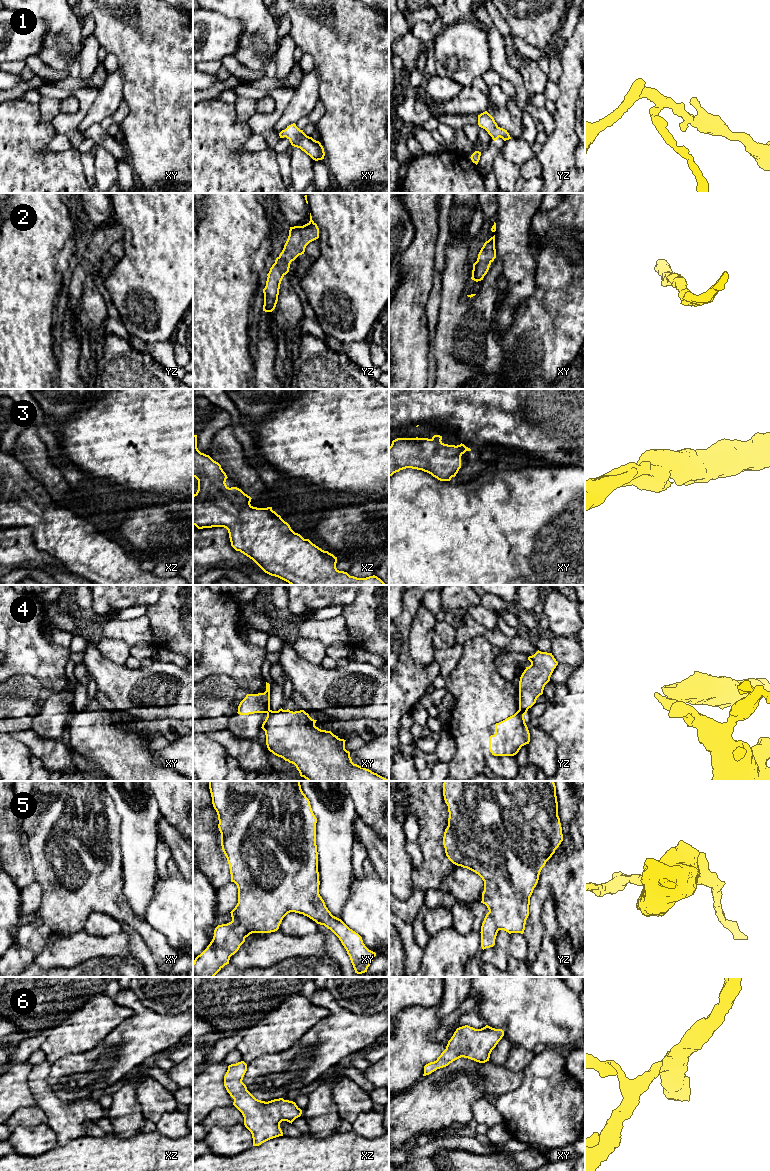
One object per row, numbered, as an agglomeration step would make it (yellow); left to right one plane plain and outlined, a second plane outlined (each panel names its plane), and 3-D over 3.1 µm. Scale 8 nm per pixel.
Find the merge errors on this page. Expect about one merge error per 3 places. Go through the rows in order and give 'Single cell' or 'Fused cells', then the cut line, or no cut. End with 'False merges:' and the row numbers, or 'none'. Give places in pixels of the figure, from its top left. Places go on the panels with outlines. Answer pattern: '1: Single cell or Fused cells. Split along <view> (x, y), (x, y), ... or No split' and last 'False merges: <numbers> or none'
1: Single cell. No split
2: Single cell. No split
3: Single cell. No split
4: Fused cells. Split along yz (518, 710), (523, 715)
5: Single cell. No split
6: Single cell. No split
False merges: 4

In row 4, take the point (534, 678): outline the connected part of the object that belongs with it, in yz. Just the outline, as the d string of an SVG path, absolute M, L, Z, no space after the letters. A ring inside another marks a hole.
M539 650L529 656L528 660L531 665L526 667L519 681L519 711L522 715L525 715L536 703L537 698L543 694L545 685L550 681L558 665L552 653Z

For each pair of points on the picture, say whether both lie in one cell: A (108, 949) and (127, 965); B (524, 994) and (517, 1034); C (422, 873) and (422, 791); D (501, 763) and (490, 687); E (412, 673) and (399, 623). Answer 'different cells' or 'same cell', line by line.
A: different cells
B: same cell
C: same cell
D: different cells
E: same cell

